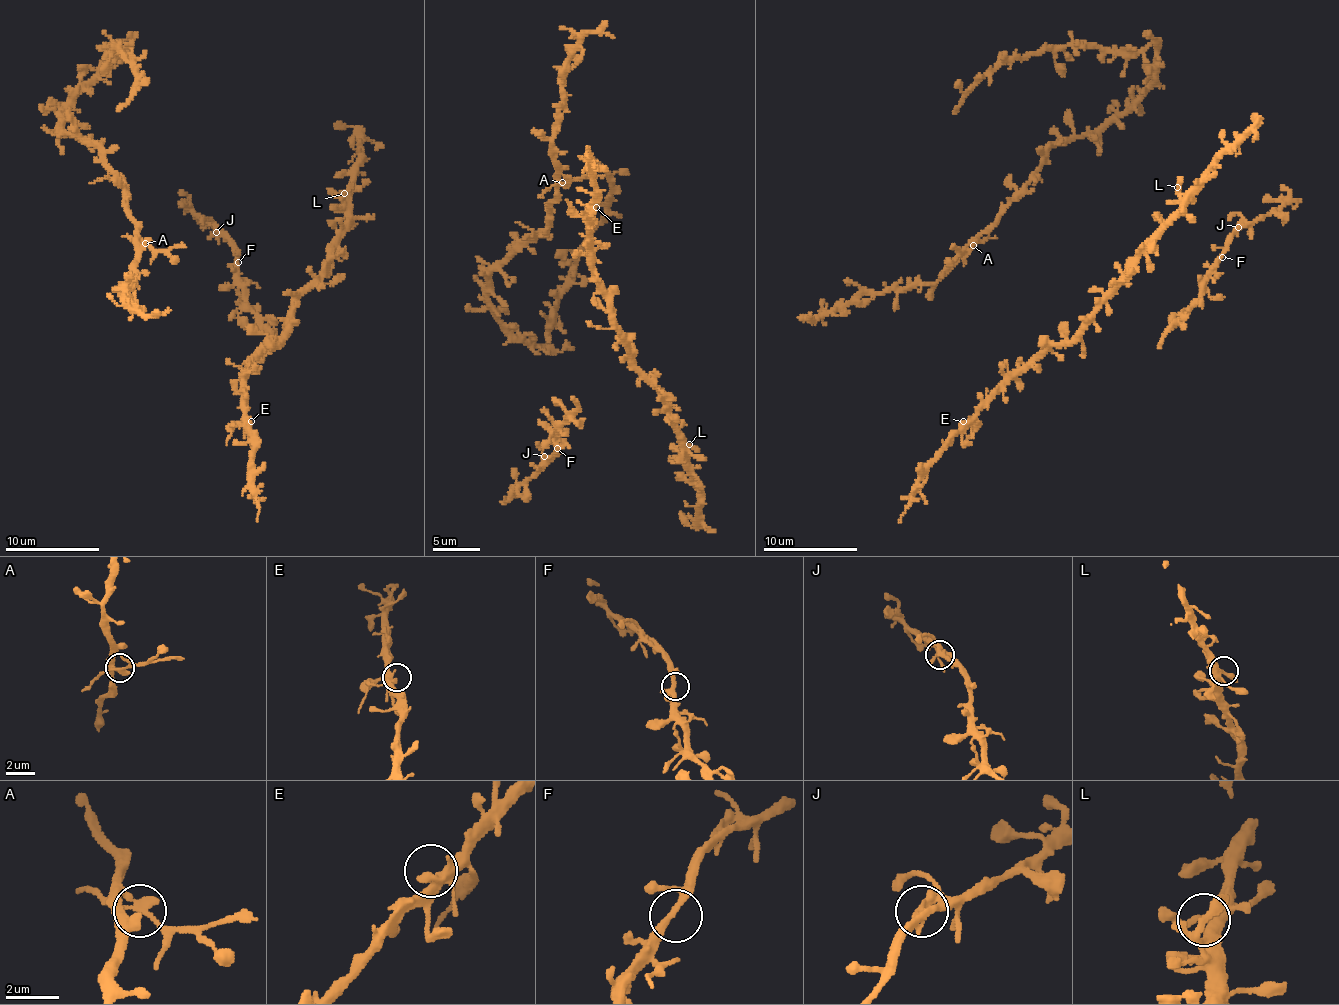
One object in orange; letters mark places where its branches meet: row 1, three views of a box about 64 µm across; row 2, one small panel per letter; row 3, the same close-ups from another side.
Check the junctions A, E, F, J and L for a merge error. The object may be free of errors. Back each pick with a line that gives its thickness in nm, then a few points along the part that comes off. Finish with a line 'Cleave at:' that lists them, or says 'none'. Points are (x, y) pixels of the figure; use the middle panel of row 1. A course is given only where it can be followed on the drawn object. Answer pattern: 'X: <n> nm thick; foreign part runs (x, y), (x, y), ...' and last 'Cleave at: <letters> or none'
A: 220 nm thick; foreign part runs (562, 183), (604, 175)
Cleave at: A

